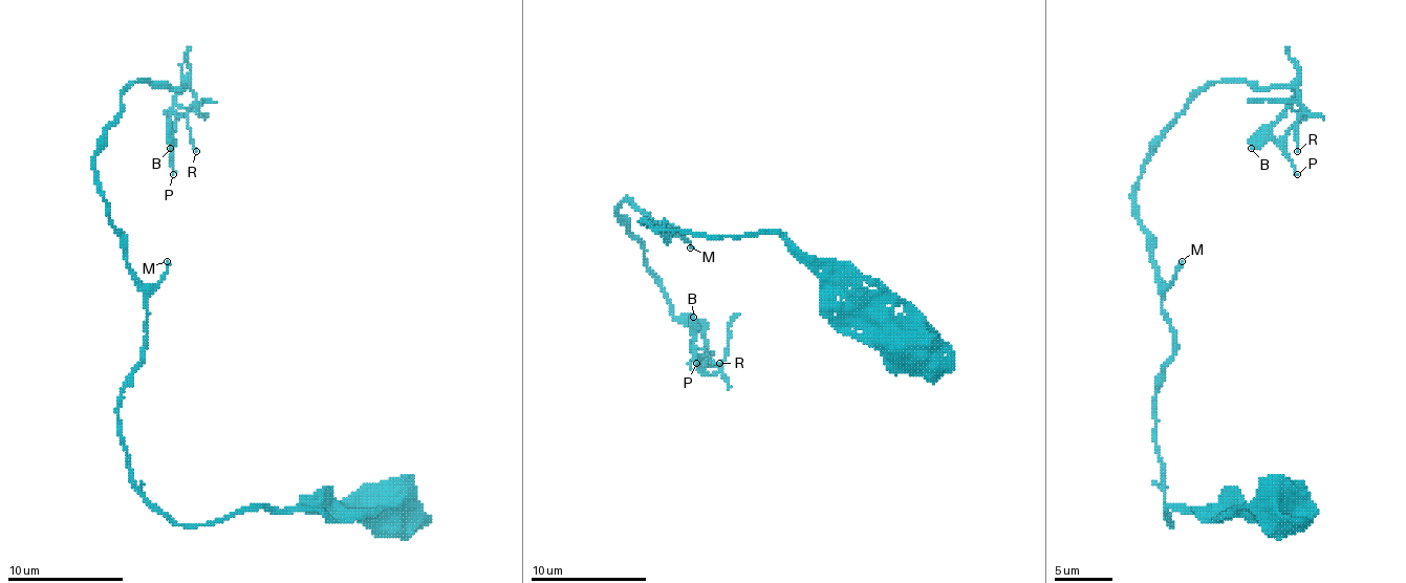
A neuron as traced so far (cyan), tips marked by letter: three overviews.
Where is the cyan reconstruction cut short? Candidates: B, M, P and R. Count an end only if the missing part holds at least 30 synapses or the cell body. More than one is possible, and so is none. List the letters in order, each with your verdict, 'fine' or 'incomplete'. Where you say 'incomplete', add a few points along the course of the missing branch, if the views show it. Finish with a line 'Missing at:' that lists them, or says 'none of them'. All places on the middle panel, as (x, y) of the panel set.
B: fine
M: incomplete
P: incomplete | (696, 363), (705, 361), (701, 363), (711, 363), (719, 349), (629, 441), (586, 496), (545, 534)
R: fine
Missing at: M, P

